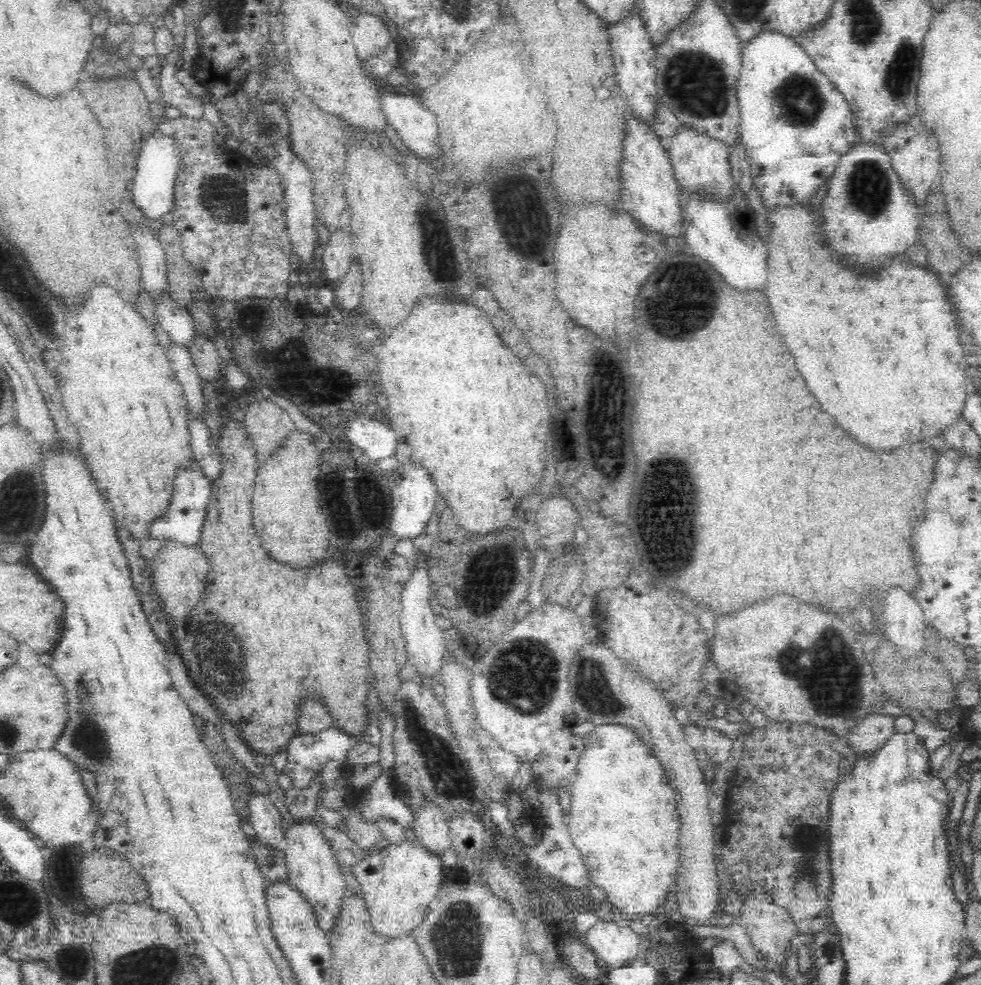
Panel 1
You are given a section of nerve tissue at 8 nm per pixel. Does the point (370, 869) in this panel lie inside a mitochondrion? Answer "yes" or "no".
no

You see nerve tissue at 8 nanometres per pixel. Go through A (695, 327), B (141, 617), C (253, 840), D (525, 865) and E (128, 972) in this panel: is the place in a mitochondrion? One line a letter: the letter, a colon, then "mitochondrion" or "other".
A: mitochondrion
B: other
C: other
D: other
E: mitochondrion

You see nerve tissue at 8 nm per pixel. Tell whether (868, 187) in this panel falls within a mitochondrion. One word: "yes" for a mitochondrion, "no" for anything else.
yes

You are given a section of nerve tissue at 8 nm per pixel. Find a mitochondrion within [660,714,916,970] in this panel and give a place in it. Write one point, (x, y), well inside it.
(806, 838)

